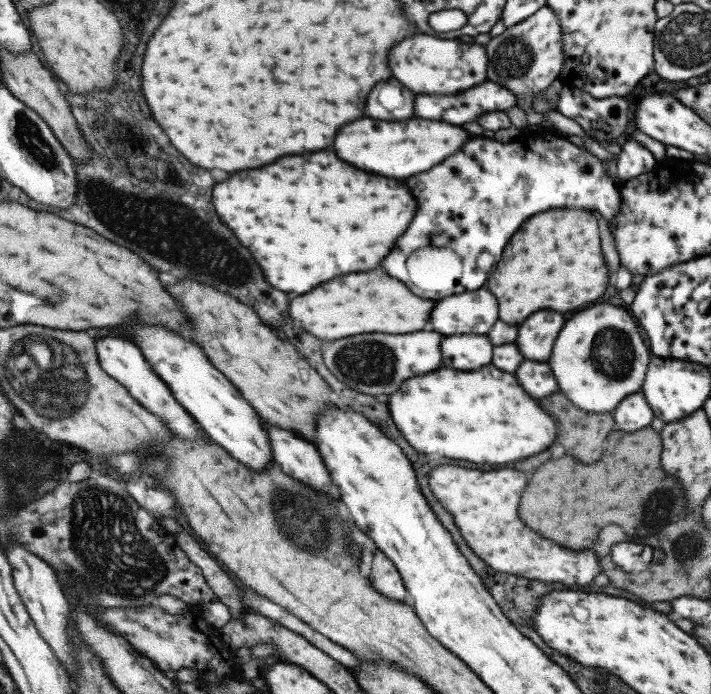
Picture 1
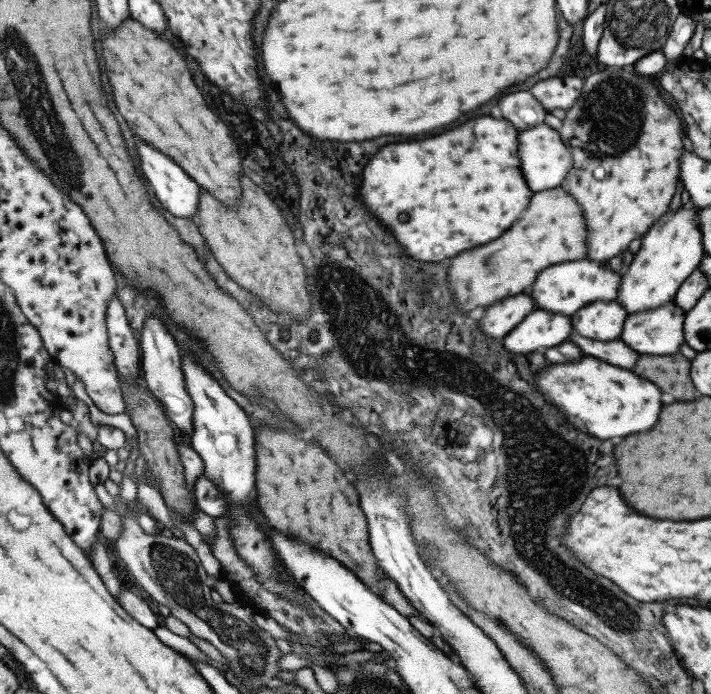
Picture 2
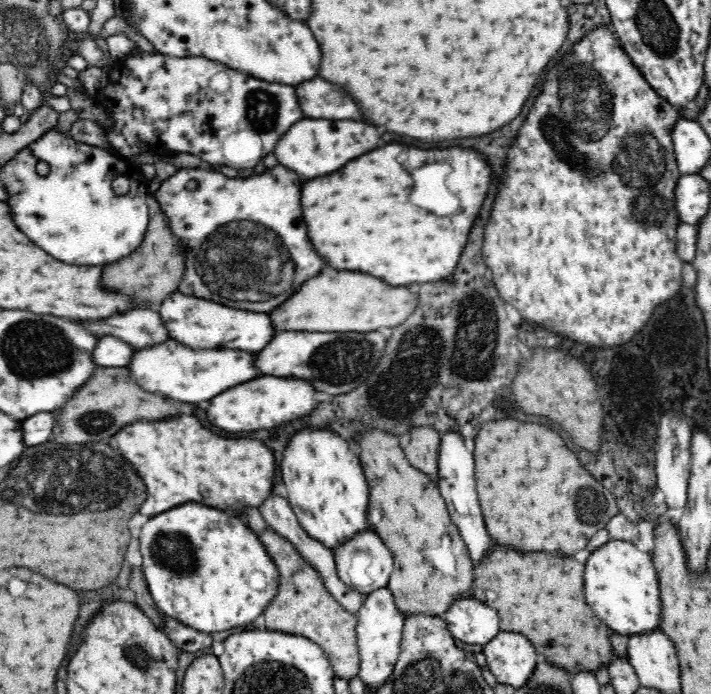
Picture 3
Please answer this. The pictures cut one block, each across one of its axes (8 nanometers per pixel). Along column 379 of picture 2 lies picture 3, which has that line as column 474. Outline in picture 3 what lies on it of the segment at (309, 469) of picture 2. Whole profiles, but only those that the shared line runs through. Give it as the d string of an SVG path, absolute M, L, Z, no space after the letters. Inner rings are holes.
M496 548L482 566L474 572L474 594L476 600L492 608L500 617L502 631L520 634L530 640L541 660L547 661L571 675L580 672L596 674L602 667L610 666L615 658L612 647L611 629L604 624L584 600L584 566L576 560L556 560L546 554L514 554Z

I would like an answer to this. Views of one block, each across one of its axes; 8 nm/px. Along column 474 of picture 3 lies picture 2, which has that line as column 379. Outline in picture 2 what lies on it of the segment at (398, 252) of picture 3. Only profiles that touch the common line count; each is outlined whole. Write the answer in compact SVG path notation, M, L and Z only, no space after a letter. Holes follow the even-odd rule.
M491 116L475 118L471 122L471 132L467 120L449 132L423 140L423 144L419 140L383 146L365 164L361 176L363 182L359 196L369 212L383 220L381 224L393 232L407 256L421 262L439 262L473 246L495 240L517 220L531 198L531 190L519 172L517 130L507 120L495 120Z

